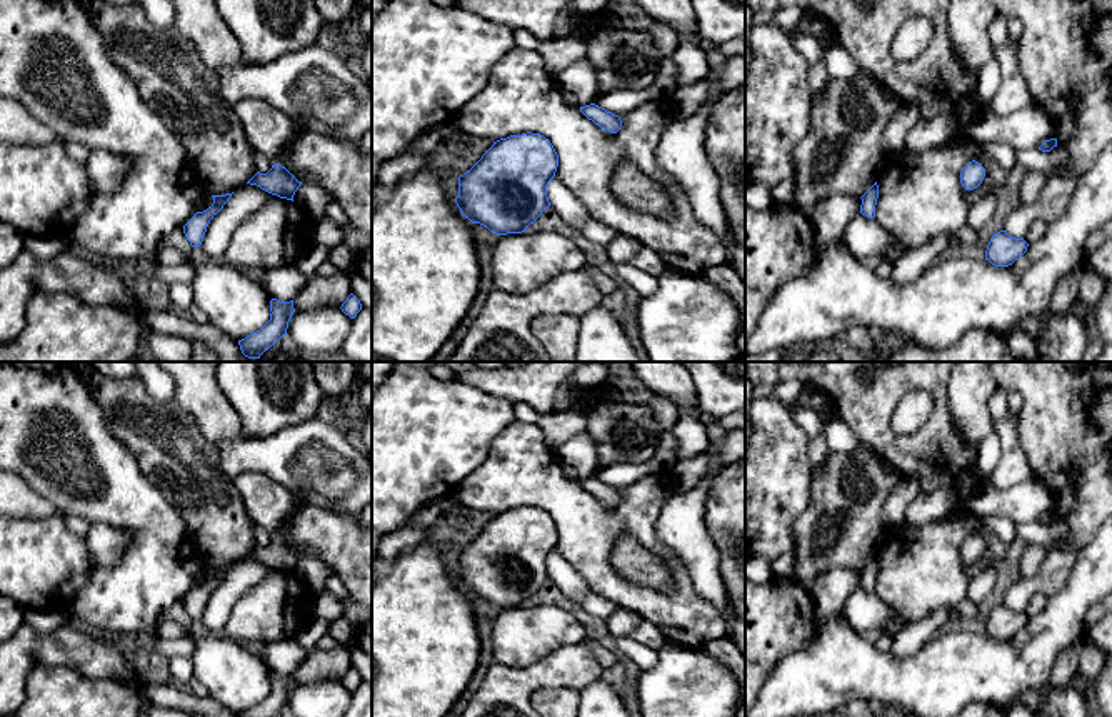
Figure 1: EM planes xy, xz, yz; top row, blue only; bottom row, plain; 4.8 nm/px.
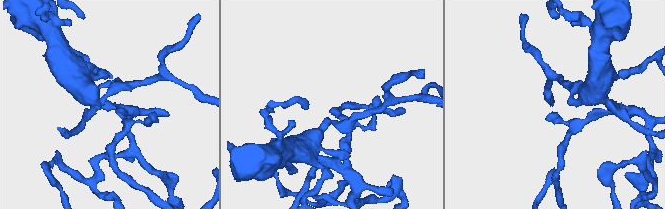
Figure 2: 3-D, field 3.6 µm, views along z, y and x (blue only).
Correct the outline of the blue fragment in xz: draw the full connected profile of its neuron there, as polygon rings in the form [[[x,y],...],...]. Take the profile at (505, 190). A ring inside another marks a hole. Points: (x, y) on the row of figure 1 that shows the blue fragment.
[[[527,132],[500,138],[458,177],[455,203],[465,218],[497,235],[522,233],[550,207],[547,185],[555,177],[557,167],[559,155],[543,135]]]

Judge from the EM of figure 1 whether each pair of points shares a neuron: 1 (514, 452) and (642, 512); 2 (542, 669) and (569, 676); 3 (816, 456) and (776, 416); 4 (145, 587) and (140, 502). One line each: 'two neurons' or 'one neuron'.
1: one neuron
2: one neuron
3: two neurons
4: one neuron

